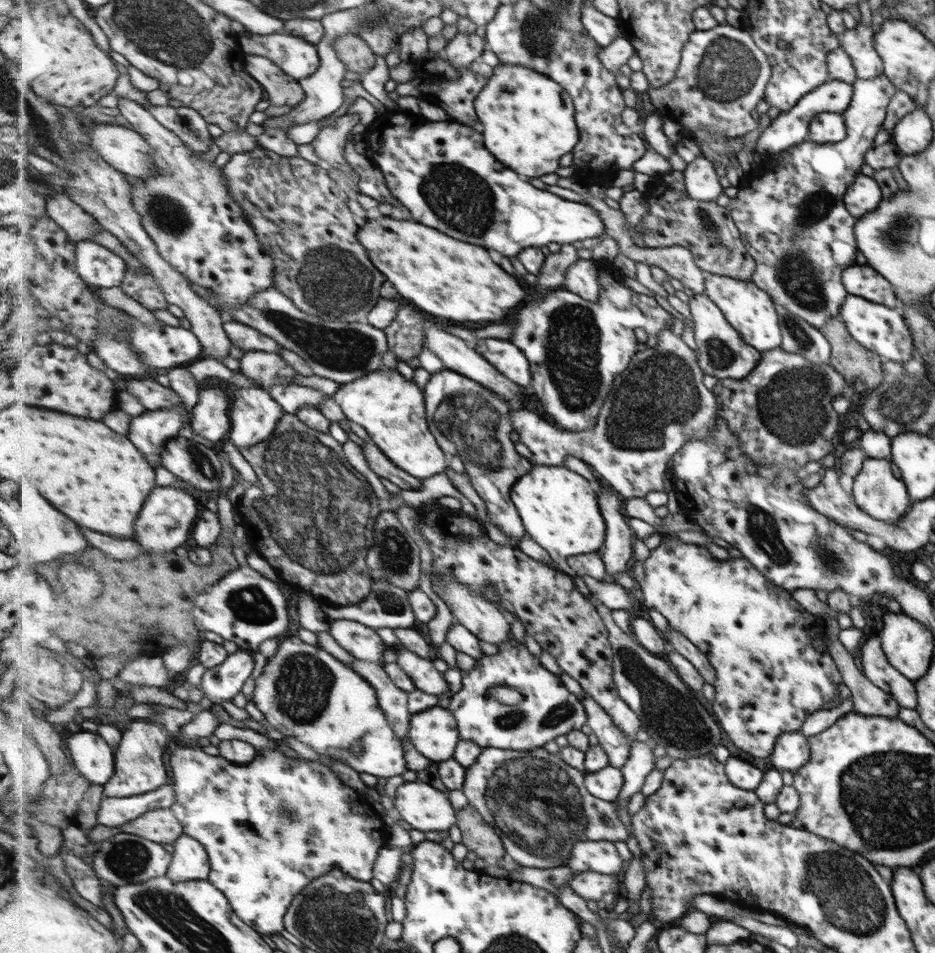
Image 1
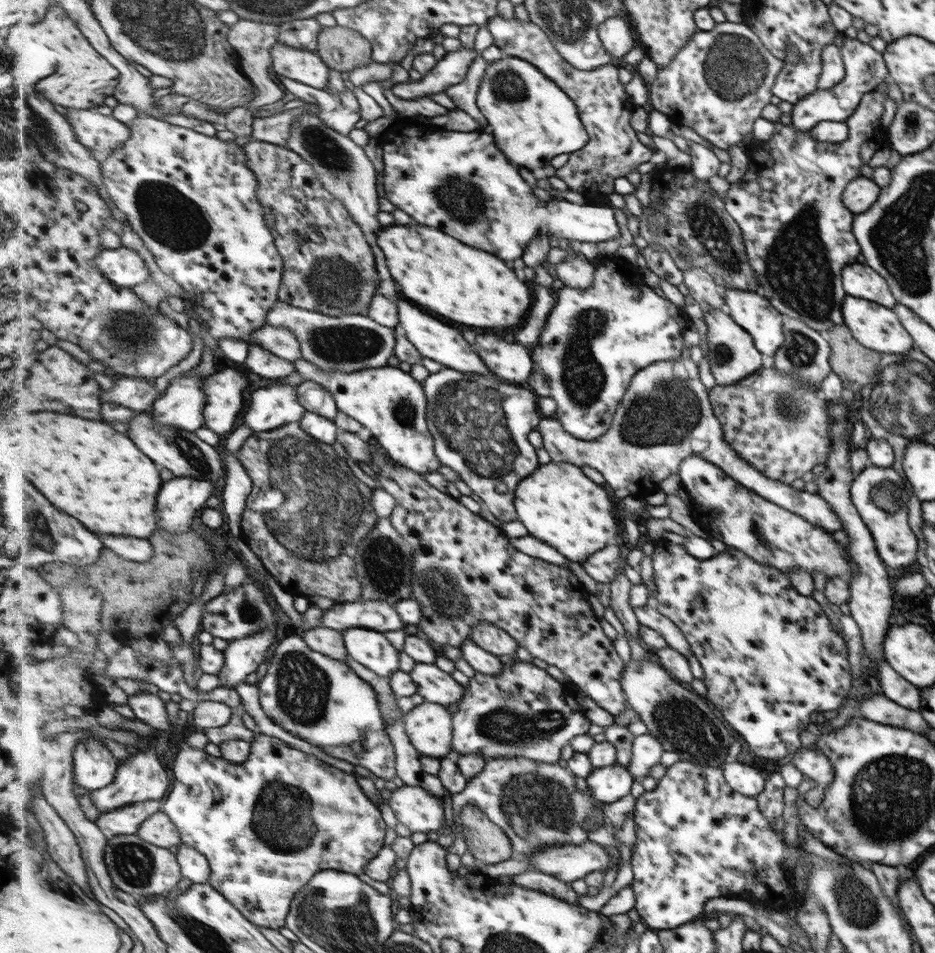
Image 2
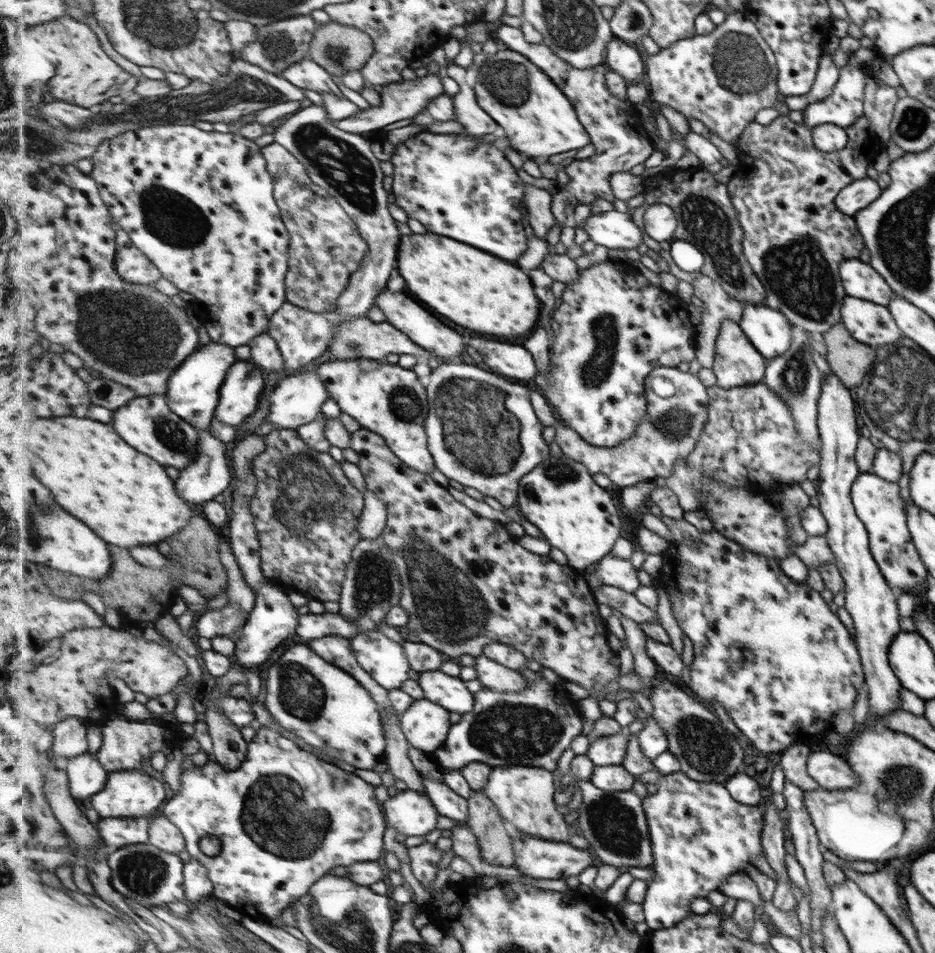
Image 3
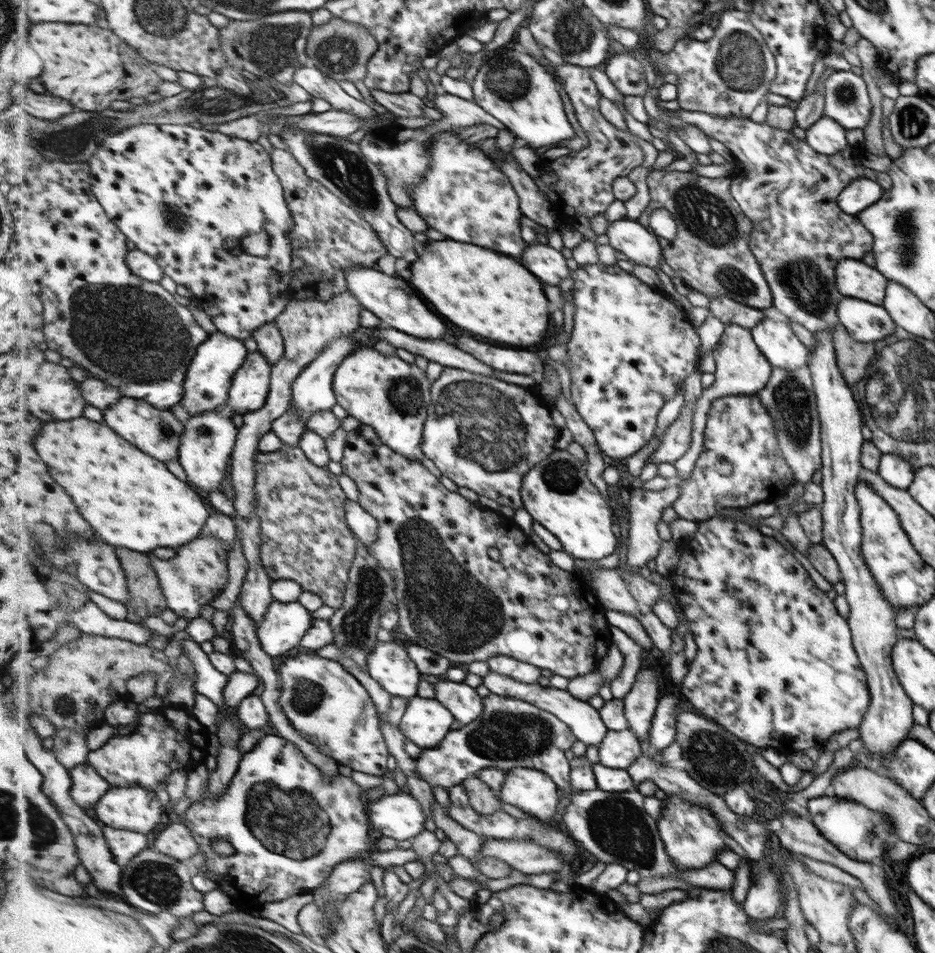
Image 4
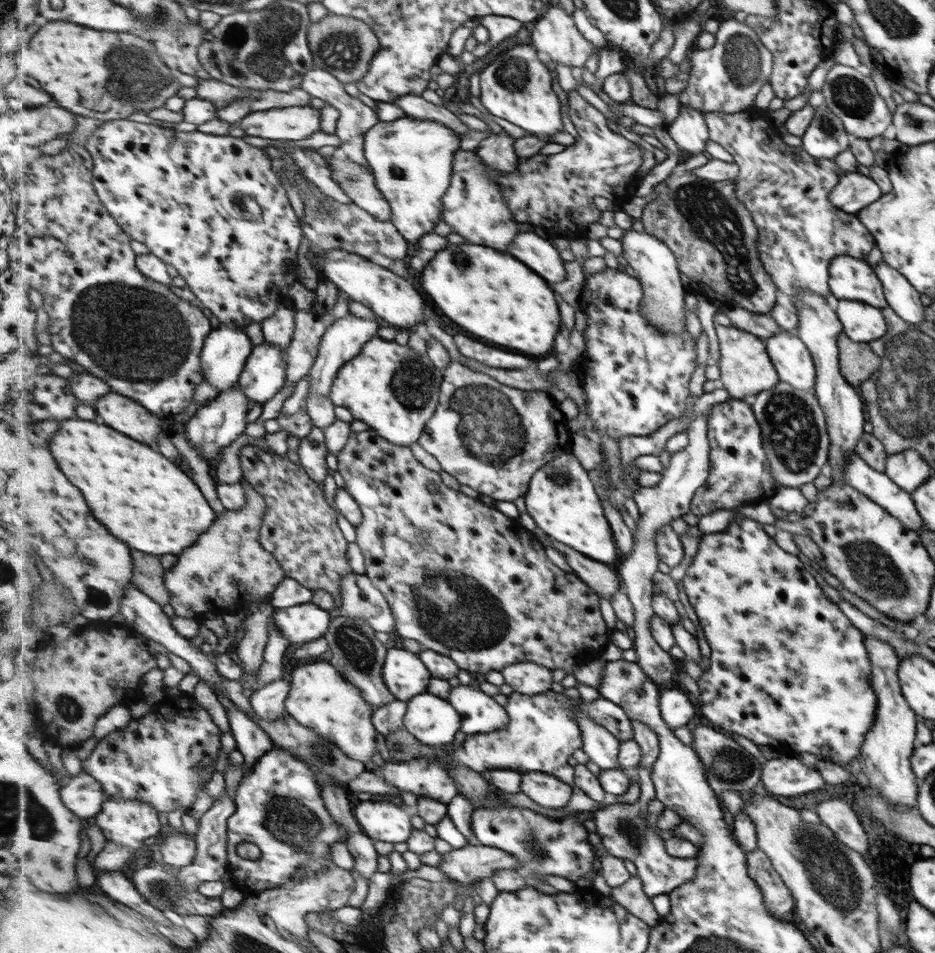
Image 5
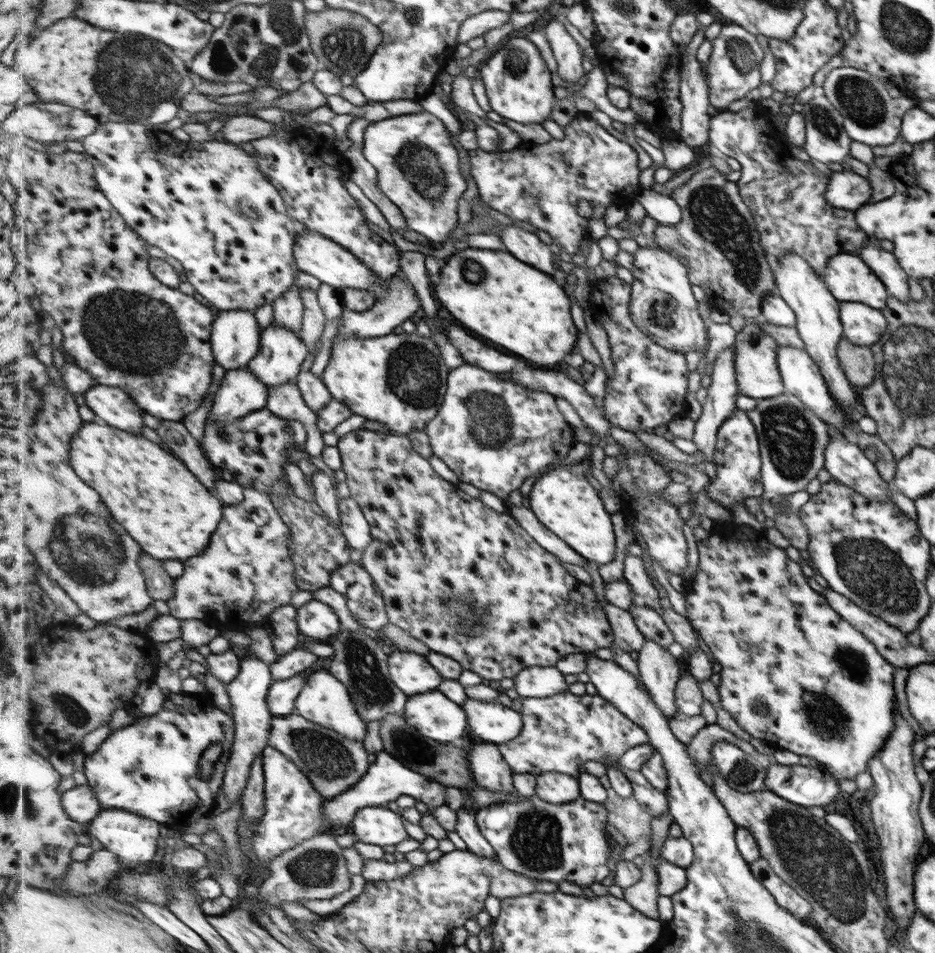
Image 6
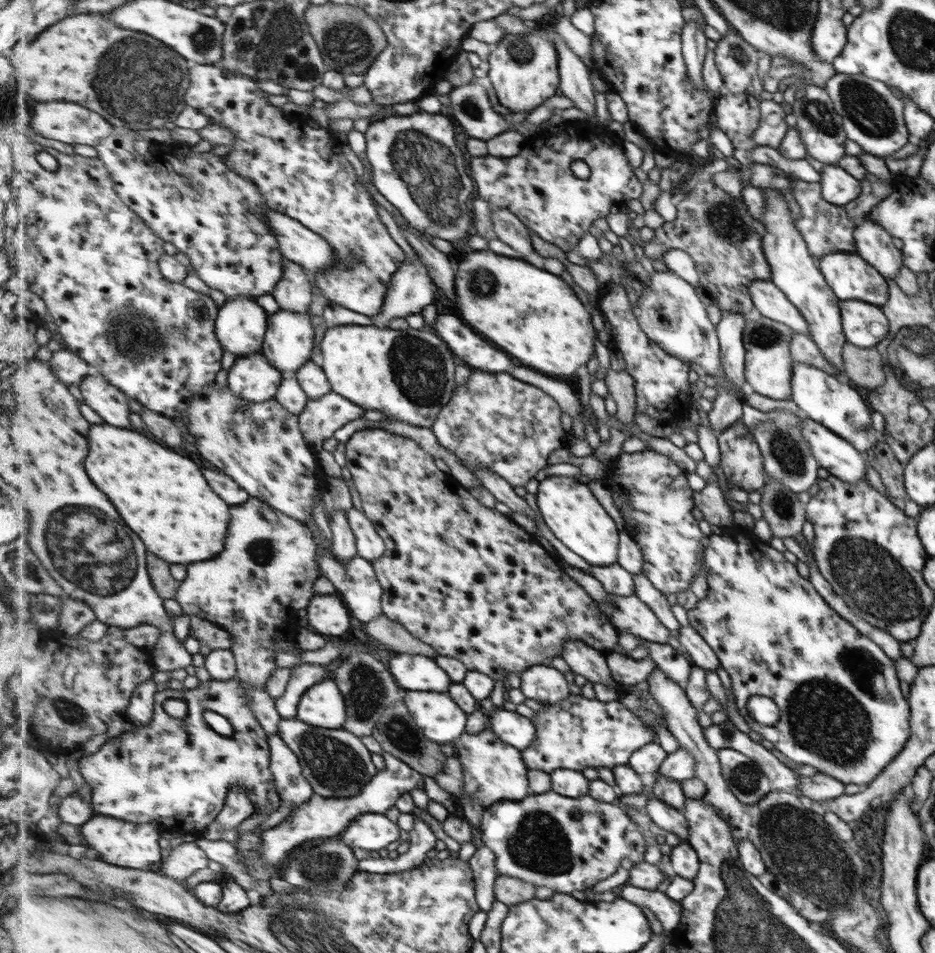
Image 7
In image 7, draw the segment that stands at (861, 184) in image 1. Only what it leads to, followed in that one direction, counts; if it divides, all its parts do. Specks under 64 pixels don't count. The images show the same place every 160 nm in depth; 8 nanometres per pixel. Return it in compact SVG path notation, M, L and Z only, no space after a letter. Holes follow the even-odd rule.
M819 165L820 192L829 204L843 206L853 200L860 191L860 181L851 177L837 165Z

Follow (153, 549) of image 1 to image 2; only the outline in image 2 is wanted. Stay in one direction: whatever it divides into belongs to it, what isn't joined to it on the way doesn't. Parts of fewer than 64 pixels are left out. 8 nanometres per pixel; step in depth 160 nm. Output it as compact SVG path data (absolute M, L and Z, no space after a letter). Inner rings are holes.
M189 475L165 482L161 490L161 530L185 532L207 507L213 490L213 481Z

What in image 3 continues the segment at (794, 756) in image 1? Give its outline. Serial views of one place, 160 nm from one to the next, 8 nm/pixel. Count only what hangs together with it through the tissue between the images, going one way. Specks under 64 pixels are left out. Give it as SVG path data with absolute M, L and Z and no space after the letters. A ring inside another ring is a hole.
M828 750L808 754L806 773L825 790L847 790L860 782L845 760Z

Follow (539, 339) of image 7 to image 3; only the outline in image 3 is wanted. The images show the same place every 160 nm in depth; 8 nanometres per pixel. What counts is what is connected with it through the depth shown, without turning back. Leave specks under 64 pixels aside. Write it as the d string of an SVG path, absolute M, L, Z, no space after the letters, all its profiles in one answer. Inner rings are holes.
M429 232L401 236L397 269L405 280L406 291L413 288L413 294L423 304L469 330L503 338L523 338L539 322L541 302L535 296L531 278L515 264L471 244Z

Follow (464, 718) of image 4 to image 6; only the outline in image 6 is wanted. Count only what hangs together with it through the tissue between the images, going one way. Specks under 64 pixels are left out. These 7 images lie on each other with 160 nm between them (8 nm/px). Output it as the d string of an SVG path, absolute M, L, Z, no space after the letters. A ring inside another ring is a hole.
M467 698L463 707L468 716L471 734L487 743L503 744L515 740L523 730L522 714L503 706L499 701L479 702Z

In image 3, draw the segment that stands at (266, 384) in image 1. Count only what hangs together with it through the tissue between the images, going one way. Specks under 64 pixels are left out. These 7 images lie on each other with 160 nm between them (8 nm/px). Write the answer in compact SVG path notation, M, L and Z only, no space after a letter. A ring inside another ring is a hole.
M265 331L256 336L249 344L251 347L251 362L255 363L260 369L267 372L279 372L283 370L284 356L279 348L278 342Z

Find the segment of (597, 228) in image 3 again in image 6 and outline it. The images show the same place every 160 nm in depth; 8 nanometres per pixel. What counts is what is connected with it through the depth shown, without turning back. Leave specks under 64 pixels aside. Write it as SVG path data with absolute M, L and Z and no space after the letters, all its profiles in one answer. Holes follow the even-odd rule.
M639 247L633 255L633 265L635 282L632 285L631 311L637 326L648 333L657 344L669 350L685 353L694 350L701 354L701 350L707 346L707 332L705 332L705 326L697 314L697 301L691 293L693 288L687 281L685 267L669 251L651 247Z

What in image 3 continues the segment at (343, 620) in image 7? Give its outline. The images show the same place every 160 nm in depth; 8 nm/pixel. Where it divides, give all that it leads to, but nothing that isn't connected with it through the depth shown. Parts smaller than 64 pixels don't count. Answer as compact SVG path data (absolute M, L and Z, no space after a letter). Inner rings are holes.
M265 578L261 589L256 592L255 609L252 610L239 641L235 642L235 653L232 657L235 660L235 666L239 669L256 670L259 664L269 660L269 656L281 644L297 640L300 614L295 608L289 599L288 592L283 591Z

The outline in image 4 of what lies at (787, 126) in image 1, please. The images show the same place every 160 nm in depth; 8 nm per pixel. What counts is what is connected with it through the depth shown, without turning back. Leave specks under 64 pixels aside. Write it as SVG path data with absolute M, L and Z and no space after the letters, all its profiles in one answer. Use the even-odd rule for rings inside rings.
M833 71L824 82L823 116L845 129L865 129L871 117L871 102L865 84L849 71Z

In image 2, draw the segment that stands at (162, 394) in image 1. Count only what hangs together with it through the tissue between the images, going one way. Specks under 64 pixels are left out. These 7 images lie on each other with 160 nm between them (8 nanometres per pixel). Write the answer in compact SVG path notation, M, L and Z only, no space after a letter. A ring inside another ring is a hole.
M121 378L114 384L111 390L105 390L101 394L103 402L115 402L139 412L153 407L153 402L161 398L154 383L147 379Z

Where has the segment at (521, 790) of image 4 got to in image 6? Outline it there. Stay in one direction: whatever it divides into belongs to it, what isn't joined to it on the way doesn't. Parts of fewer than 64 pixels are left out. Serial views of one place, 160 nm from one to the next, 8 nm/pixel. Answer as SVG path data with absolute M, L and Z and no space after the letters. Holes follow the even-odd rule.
M557 771L538 775L537 790L537 795L551 804L565 804L582 796L578 777Z

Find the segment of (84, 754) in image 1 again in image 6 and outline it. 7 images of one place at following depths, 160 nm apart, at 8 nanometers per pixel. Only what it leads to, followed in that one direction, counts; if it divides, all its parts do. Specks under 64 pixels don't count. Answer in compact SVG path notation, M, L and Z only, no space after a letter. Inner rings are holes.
M90 784L76 785L65 791L62 800L69 818L80 823L90 823L104 808L100 800L97 800L96 792Z

